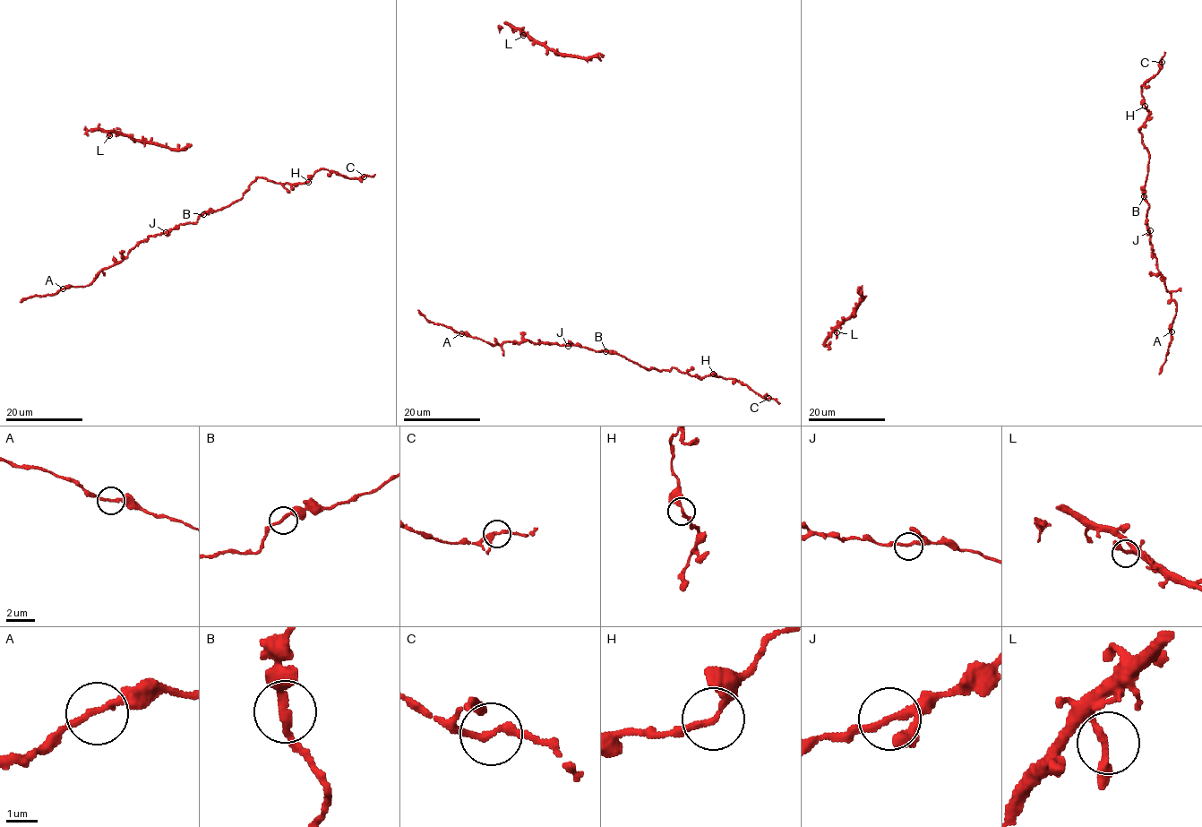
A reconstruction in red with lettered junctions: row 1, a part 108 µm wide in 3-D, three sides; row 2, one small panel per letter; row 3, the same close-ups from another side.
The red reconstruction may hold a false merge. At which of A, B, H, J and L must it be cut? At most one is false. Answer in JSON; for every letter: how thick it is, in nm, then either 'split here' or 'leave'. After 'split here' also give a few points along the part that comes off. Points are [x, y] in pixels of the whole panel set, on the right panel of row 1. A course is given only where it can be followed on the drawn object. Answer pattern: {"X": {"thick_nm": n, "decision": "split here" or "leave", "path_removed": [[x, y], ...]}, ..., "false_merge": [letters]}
{"A": {"thick_nm": 190, "decision": "leave"}, "B": {"thick_nm": 200, "decision": "leave"}, "H": {"thick_nm": 220, "decision": "leave"}, "J": {"thick_nm": 220, "decision": "leave"}, "L": {"thick_nm": 240, "decision": "leave"}, "false_merge": []}

